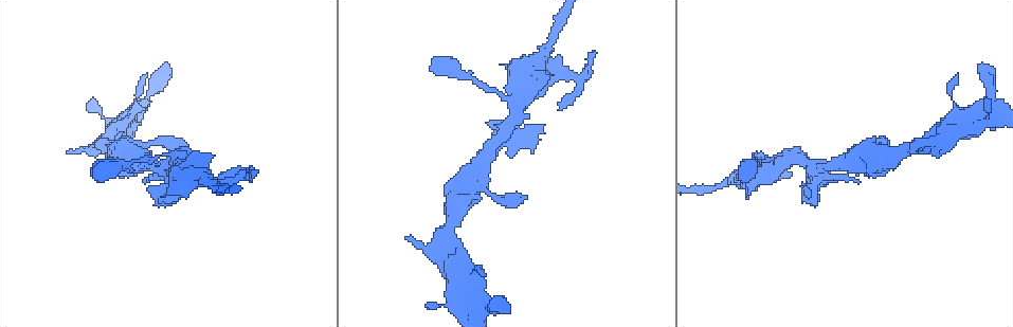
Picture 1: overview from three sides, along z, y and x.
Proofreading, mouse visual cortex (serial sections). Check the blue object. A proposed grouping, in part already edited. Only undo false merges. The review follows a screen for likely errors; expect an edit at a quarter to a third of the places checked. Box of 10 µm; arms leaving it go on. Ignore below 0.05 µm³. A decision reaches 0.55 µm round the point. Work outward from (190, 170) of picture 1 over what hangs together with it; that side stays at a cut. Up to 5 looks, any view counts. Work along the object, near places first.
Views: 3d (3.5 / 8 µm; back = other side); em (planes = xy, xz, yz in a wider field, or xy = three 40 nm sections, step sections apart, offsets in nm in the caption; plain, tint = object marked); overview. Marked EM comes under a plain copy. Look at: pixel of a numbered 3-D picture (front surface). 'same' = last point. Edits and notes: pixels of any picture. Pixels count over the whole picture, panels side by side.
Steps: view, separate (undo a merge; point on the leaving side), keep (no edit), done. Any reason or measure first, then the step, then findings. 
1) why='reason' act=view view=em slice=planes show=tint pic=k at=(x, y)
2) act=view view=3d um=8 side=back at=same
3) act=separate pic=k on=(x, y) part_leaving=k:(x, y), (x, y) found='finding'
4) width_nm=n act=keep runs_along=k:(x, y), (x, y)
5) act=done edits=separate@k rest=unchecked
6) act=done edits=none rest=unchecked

why='thin arm on a thick one' act=view view=3d um=3.5 pic=1 at=(173, 155)

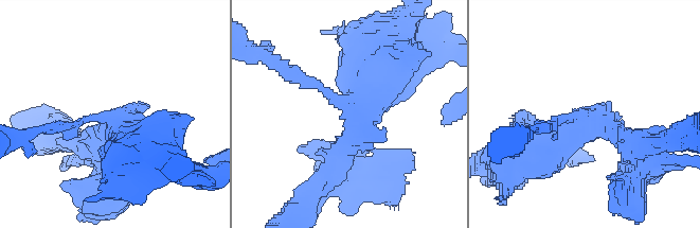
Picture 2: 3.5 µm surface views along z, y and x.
act=view view=em slice=xy step=1 show=tint pic=2 at=(573, 119)

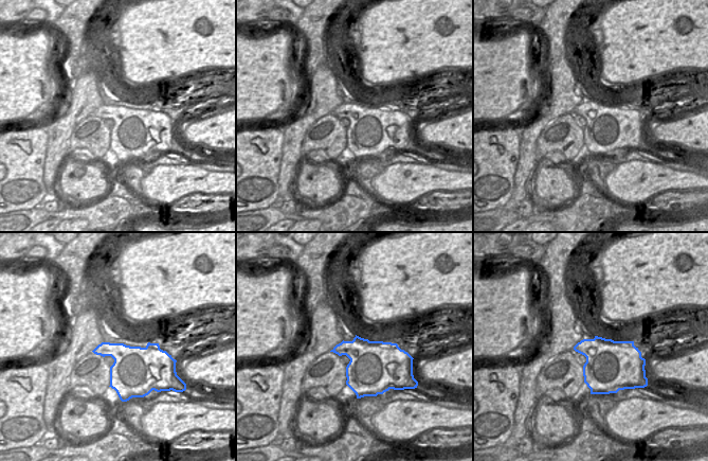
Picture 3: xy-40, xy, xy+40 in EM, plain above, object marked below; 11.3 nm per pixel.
act=keep runs_along=2:(132, 153), (110, 117), (48, 129) found='all the same cell'

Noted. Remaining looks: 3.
why='three arms meet' act=view view=3d um=8 pic=1 at=(133, 112)

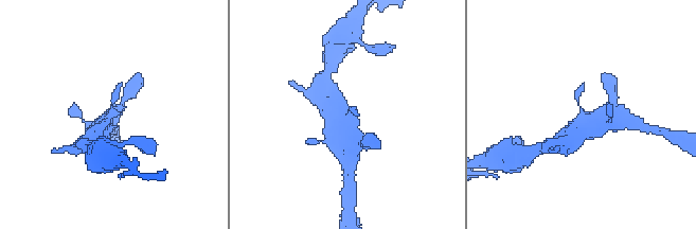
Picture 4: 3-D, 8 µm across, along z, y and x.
why='now the EM' act=view view=em slice=xy step=3 show=tint at=same

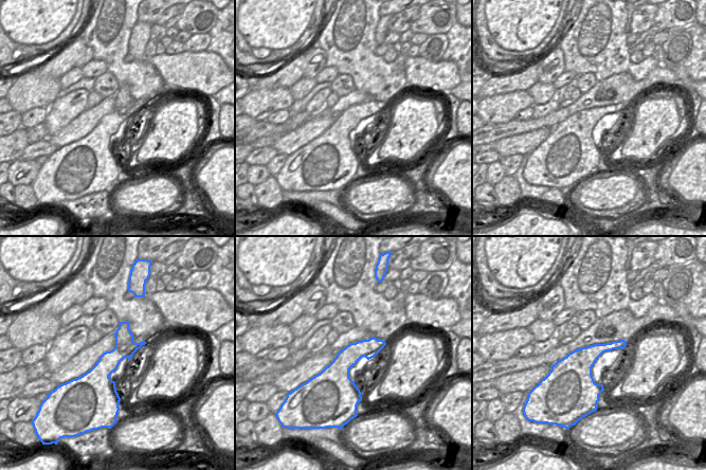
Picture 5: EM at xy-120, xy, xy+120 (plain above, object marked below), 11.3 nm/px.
act=keep runs_along=4:(575, 136), (617, 109) found='one cell here'

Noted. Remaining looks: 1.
act=done edits=none rest=unchecked

